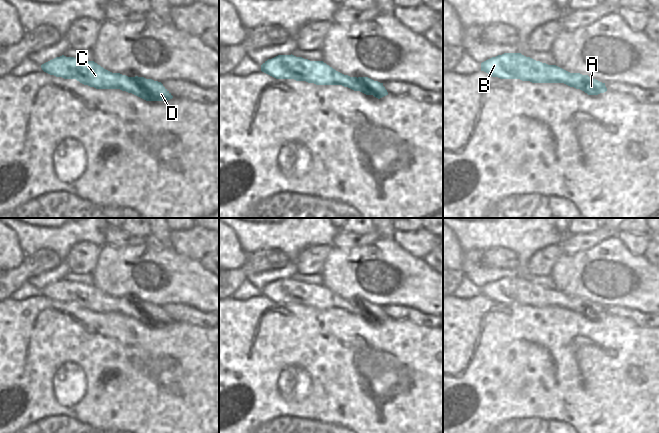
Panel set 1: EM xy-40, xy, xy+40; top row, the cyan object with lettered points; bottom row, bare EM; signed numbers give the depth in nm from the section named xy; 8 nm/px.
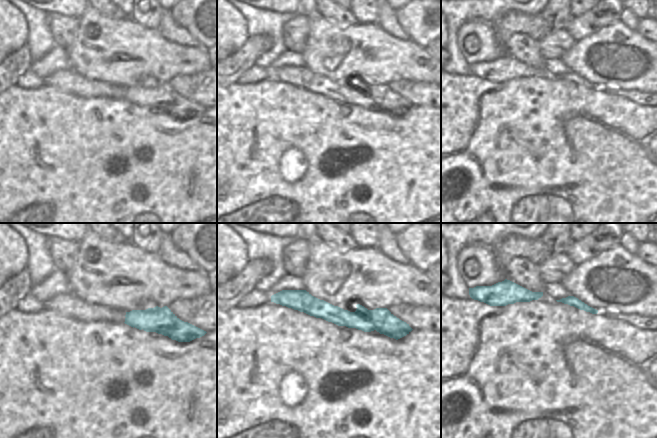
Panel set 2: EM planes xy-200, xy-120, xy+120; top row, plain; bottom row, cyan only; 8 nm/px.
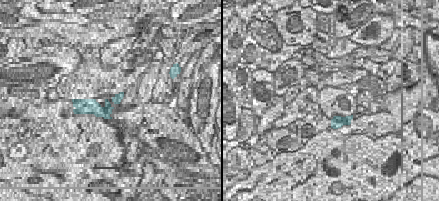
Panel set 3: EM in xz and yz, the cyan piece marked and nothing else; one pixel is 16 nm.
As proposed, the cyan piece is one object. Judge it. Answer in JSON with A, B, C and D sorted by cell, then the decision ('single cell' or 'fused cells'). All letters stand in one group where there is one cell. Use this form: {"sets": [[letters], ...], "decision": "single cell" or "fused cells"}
{"sets": [["A", "B", "C", "D"]], "decision": "single cell"}

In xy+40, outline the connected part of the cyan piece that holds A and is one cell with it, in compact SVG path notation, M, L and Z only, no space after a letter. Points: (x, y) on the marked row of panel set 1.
M504 53L481 63L481 71L500 79L520 79L532 83L564 83L588 95L607 91L605 83L588 75L570 73L556 65L548 65L521 53Z

